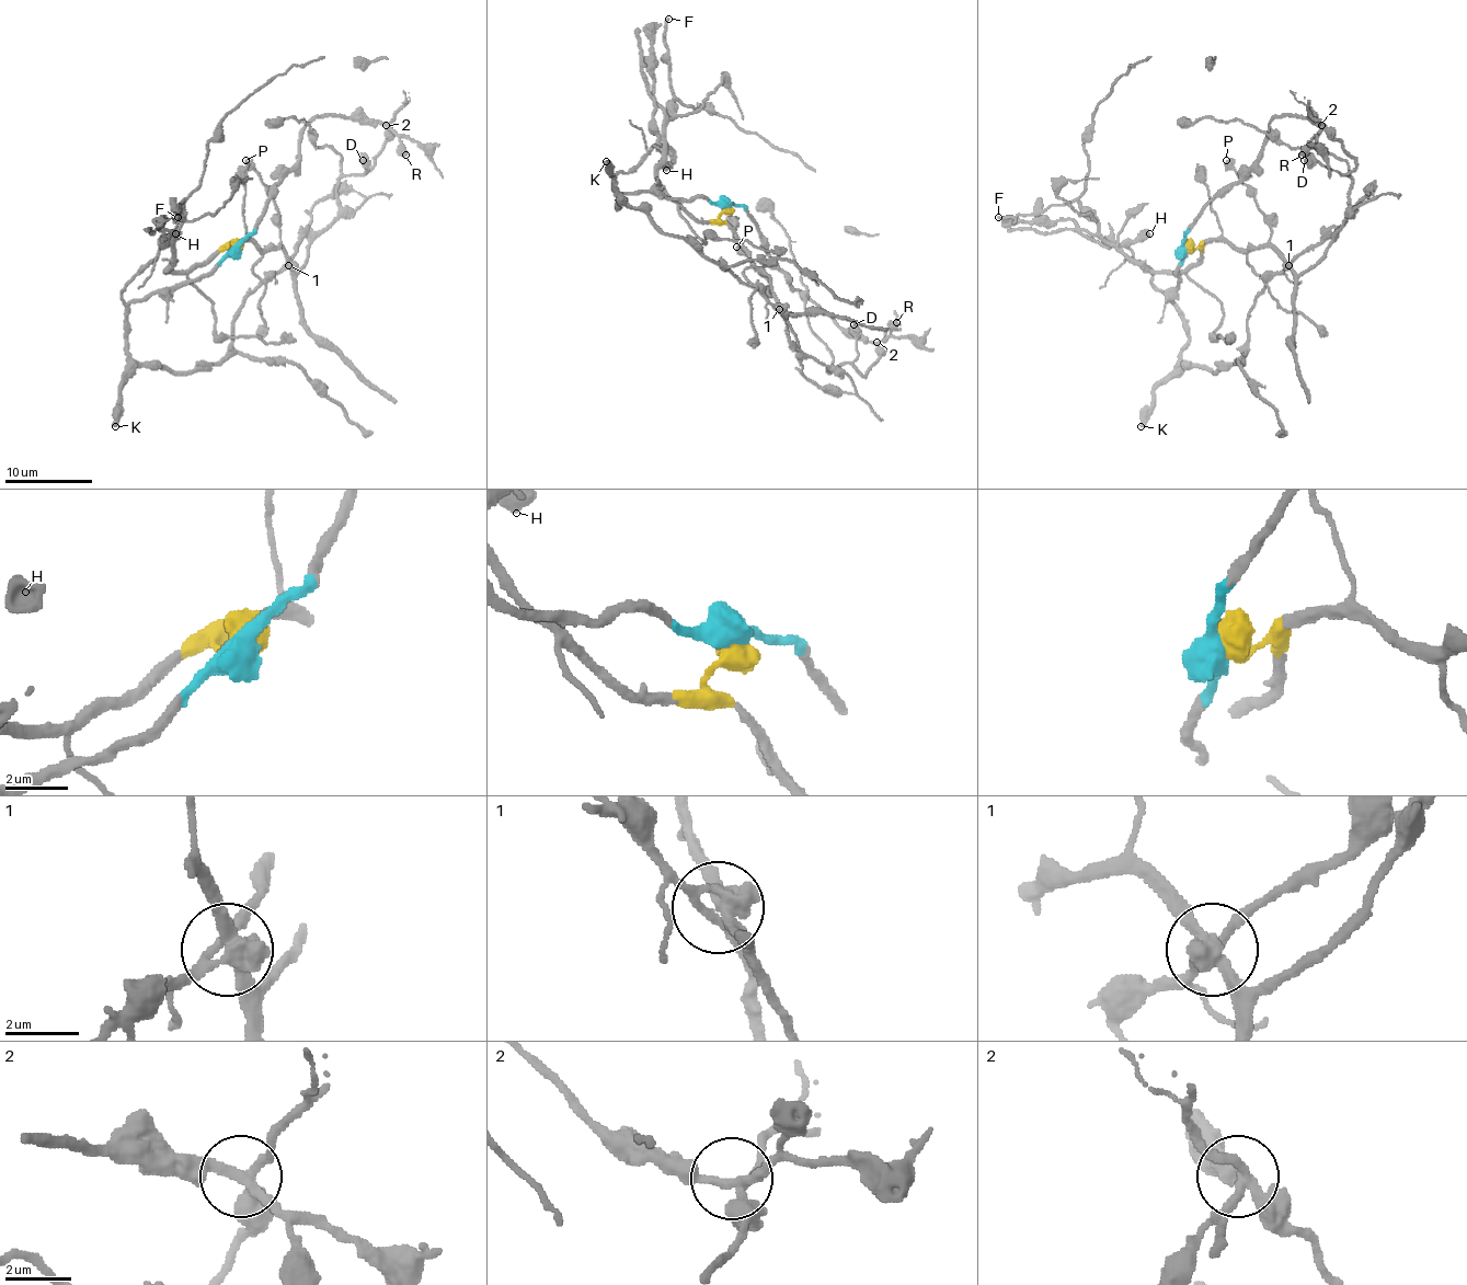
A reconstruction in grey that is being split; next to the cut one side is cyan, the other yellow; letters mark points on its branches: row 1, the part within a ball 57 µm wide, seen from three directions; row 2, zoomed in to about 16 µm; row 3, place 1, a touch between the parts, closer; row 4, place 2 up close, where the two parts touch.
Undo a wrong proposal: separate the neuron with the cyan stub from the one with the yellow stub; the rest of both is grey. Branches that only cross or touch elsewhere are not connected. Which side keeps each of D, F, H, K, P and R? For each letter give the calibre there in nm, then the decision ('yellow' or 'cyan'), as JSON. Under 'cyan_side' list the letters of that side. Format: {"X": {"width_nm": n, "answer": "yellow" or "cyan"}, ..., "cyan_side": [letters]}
{"D": {"width_nm": 700, "answer": "yellow"}, "F": {"width_nm": 200, "answer": "yellow"}, "H": {"width_nm": 650, "answer": "cyan"}, "K": {"width_nm": 440, "answer": "cyan"}, "P": {"width_nm": 440, "answer": "yellow"}, "R": {"width_nm": 700, "answer": "cyan"}, "cyan_side": ["H", "K", "R"]}

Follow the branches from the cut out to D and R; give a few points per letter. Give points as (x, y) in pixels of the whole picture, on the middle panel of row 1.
D: (725, 206), (719, 217), (767, 276), (798, 346), (828, 373), (857, 357), (852, 324)
R: (728, 206), (738, 204), (745, 210), (758, 232), (760, 248), (793, 287), (839, 327), (877, 342), (896, 322)

